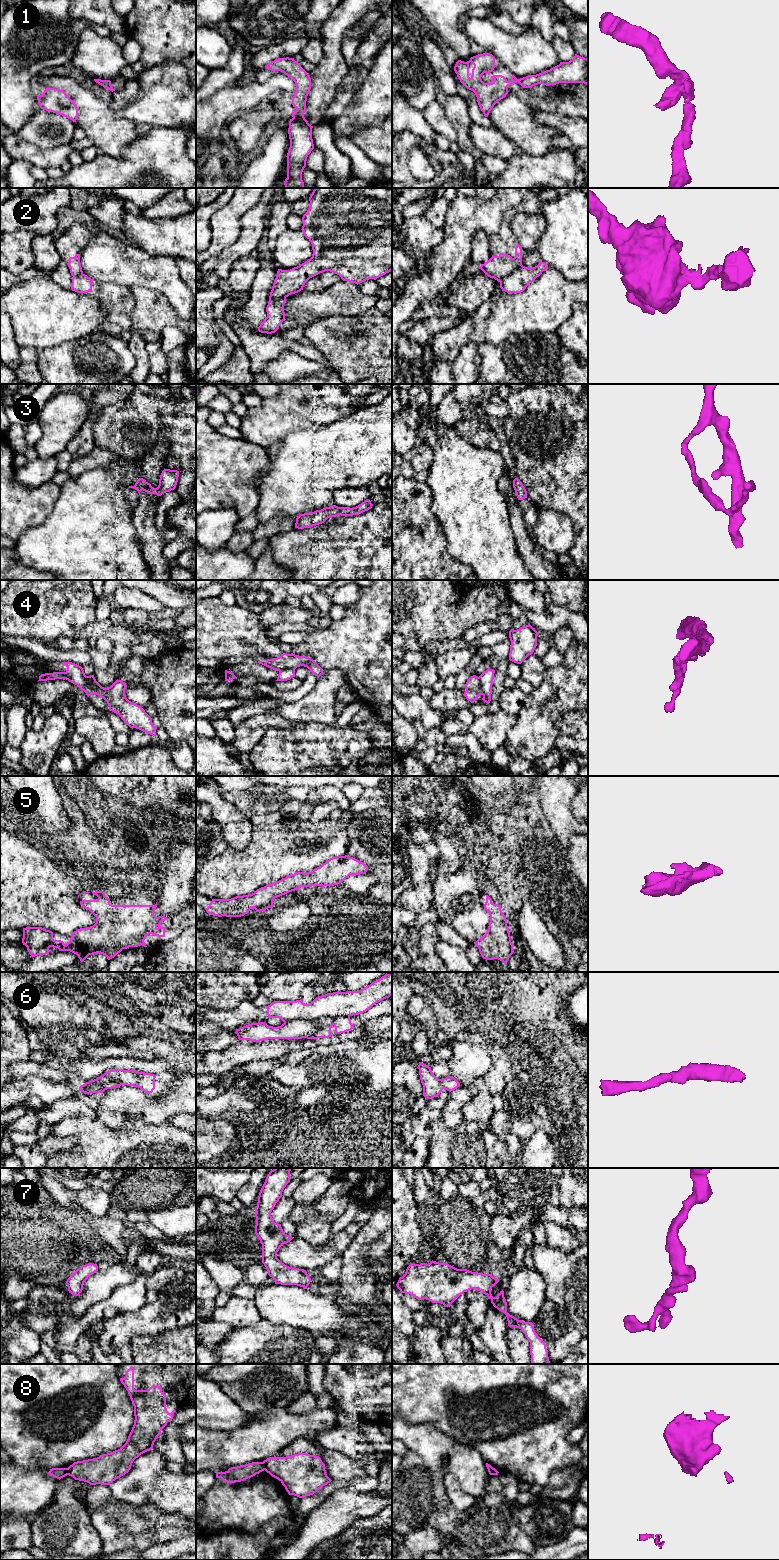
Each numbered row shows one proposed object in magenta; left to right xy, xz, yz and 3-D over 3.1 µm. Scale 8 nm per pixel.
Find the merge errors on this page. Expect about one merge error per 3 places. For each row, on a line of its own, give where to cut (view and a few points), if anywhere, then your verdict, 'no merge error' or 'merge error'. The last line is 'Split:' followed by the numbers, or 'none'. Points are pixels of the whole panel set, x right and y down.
1: cut xz (302, 114), (293, 118); merge error
2: cut yz (522, 265), (499, 281); merge error
3: cut none; no merge error
4: cut yz (478, 677), (482, 694); merge error
5: cut none; no merge error
6: cut xz (349, 1016), (319, 1017), (313, 1020), (286, 1020), (284, 1022); merge error
7: cut none; no merge error
8: cut xz (262, 1462), (265, 1469); merge error
Split: 1, 2, 4, 6, 8

